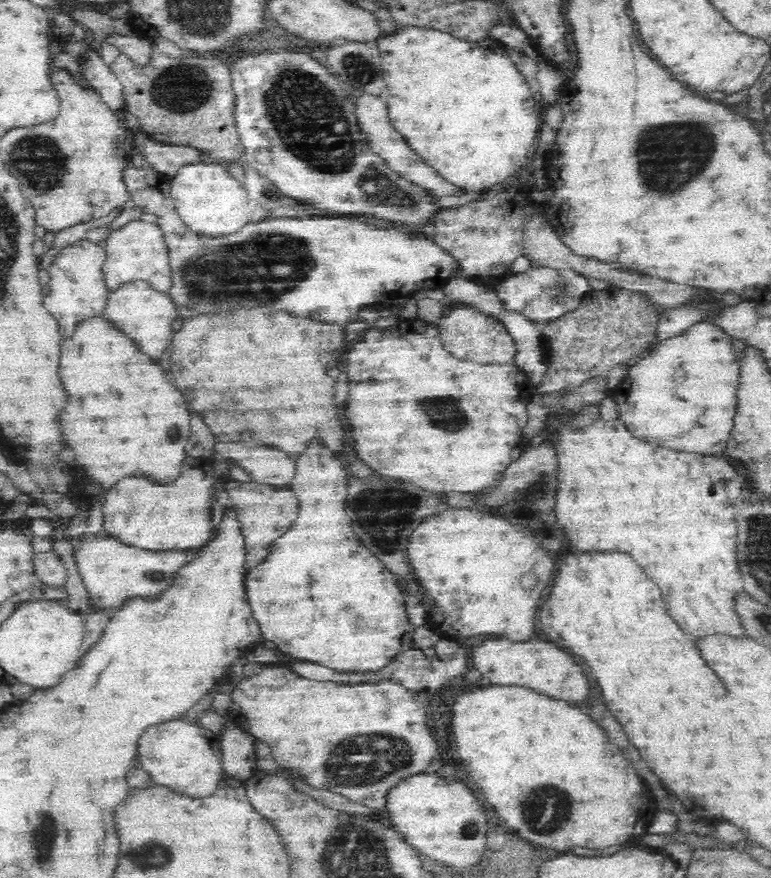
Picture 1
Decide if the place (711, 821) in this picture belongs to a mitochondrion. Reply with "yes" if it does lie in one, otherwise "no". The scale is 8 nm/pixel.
no

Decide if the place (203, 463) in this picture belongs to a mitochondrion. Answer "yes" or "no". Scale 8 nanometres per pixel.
no

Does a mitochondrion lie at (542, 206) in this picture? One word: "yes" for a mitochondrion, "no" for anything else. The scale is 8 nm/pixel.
no

